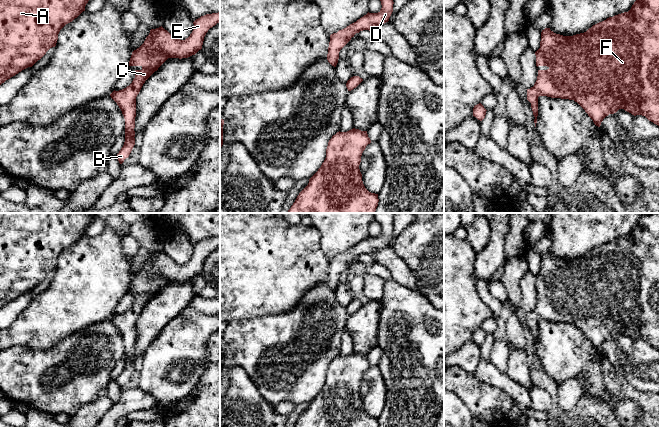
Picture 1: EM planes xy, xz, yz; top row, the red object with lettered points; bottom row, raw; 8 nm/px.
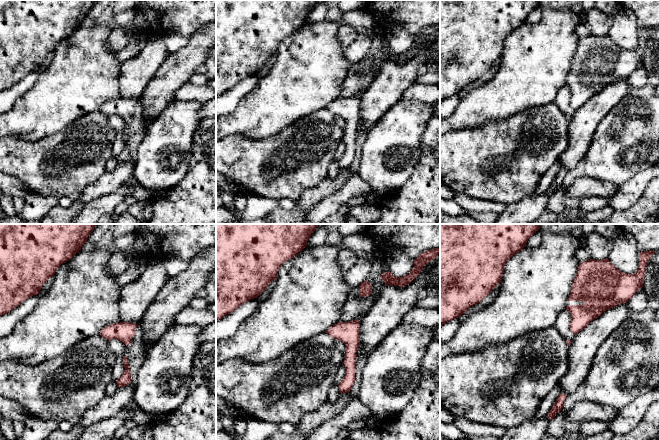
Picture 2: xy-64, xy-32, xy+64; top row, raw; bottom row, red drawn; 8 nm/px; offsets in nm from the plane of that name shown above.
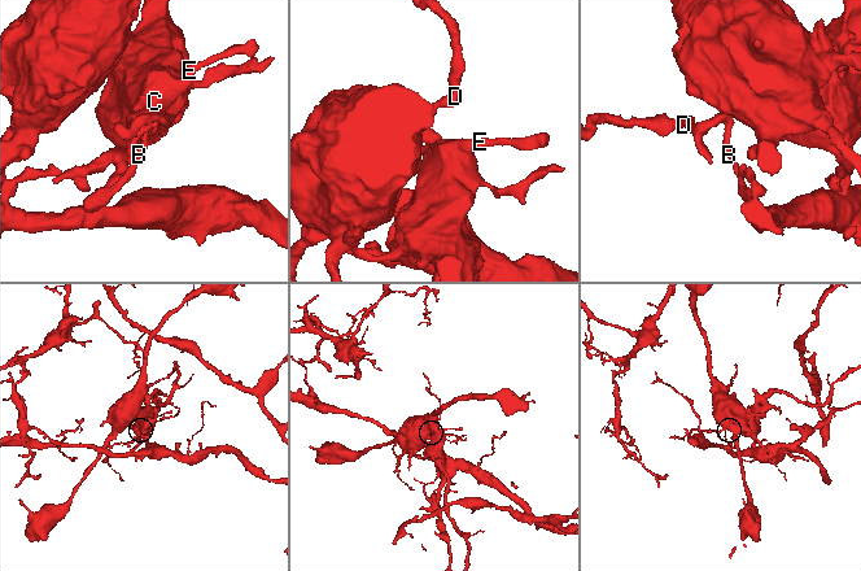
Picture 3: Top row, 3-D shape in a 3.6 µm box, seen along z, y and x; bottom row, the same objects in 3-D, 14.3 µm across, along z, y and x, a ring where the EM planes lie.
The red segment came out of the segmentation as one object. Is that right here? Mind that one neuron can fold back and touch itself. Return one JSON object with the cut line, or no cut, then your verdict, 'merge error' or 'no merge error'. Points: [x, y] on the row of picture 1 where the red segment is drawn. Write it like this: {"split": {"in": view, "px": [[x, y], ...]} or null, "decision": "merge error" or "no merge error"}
{"split": {"in": "xy", "px": [[134, 117], [125, 121]]}, "decision": "merge error"}

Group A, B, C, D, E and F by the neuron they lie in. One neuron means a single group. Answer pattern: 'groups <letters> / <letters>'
groups A B / C D E F

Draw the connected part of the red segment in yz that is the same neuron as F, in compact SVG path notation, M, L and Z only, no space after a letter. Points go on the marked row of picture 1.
M636 0L628 12L609 17L593 25L586 32L573 36L563 36L554 33L550 28L545 28L541 32L540 48L535 52L535 55L537 67L548 67L547 70L538 70L538 76L534 86L527 89L527 100L531 103L535 118L538 116L538 97L547 96L551 98L574 100L585 110L598 127L600 127L601 122L606 116L616 113L619 109L624 109L634 116L645 116L649 121L659 126L659 0Z

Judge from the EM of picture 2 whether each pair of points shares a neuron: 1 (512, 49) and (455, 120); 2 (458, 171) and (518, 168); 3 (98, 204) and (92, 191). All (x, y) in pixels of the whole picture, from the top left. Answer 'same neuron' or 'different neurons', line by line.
1: same neuron
2: same neuron
3: different neurons

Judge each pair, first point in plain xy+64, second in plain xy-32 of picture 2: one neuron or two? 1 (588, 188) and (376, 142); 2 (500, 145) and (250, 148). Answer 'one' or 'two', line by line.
1: two
2: one

